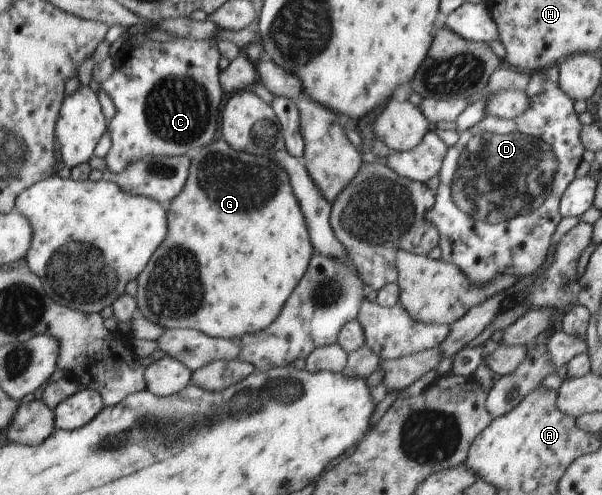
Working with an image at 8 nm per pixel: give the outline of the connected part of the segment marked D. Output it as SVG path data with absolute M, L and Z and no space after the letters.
M538 70L530 73L531 79L527 93L533 99L537 98L537 105L532 105L526 113L523 113L515 120L505 120L504 118L487 114L474 127L459 133L459 141L448 149L443 166L438 174L441 183L439 183L436 195L436 205L432 208L429 217L440 236L438 244L442 252L440 260L459 267L461 273L465 273L465 277L469 277L469 281L473 285L487 285L489 281L493 281L495 277L500 275L513 275L513 277L517 276L520 279L537 273L537 270L546 261L552 237L562 220L562 216L559 214L561 197L567 187L576 179L575 173L583 160L585 150L580 141L580 132L583 125L581 125L578 114L575 112L574 101L563 94L563 91L553 79L549 81L545 72L545 70Z

